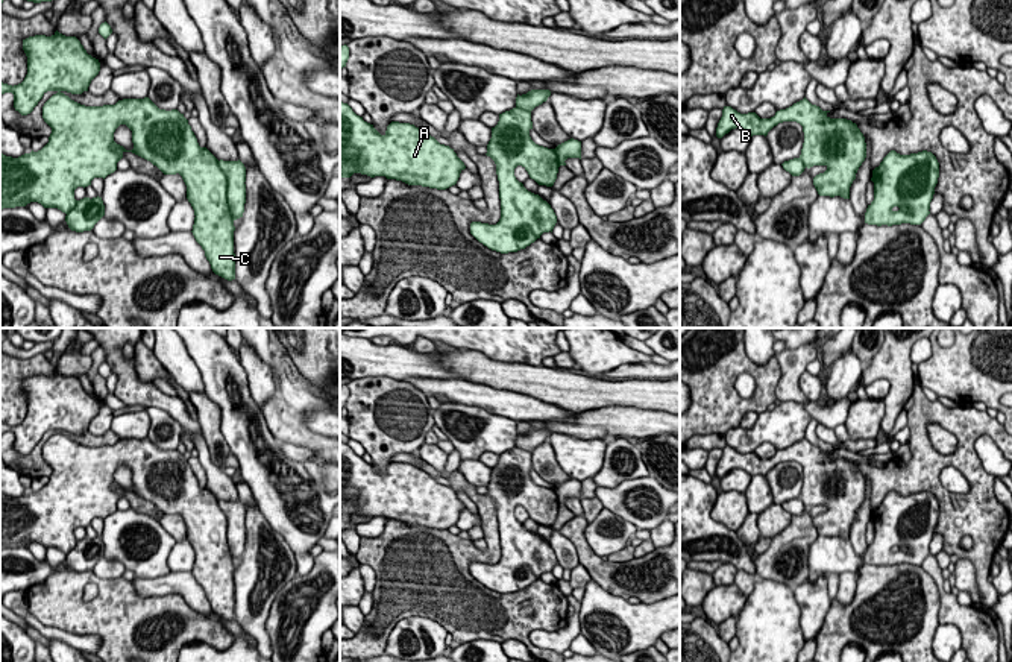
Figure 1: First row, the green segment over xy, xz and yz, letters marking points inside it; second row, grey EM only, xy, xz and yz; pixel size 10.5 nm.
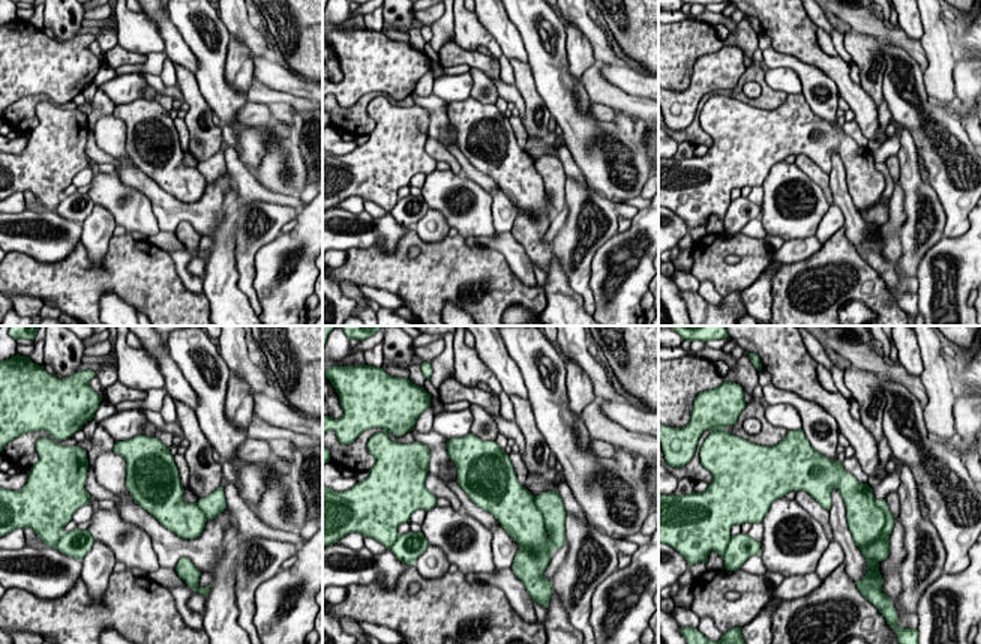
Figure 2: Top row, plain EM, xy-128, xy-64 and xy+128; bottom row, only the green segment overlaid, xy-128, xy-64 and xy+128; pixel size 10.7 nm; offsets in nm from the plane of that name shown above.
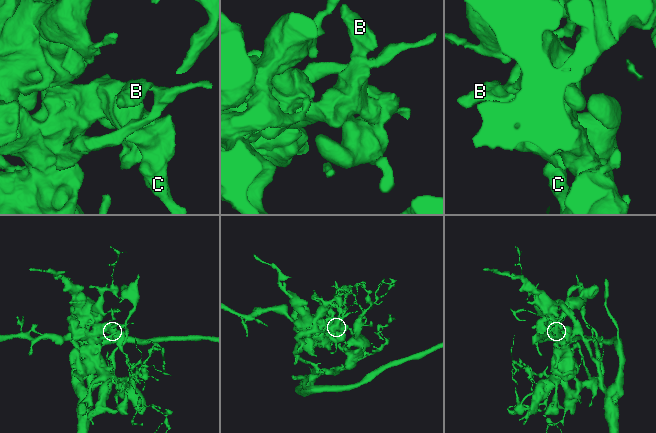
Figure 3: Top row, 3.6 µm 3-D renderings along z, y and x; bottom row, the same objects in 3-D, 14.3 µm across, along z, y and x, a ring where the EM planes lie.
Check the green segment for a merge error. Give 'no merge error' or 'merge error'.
merge error

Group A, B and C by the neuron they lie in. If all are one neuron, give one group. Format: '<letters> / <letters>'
A B / C

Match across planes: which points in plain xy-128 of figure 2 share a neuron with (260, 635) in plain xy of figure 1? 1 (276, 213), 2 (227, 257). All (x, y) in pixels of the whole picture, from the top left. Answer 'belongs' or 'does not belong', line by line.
1: belongs
2: does not belong

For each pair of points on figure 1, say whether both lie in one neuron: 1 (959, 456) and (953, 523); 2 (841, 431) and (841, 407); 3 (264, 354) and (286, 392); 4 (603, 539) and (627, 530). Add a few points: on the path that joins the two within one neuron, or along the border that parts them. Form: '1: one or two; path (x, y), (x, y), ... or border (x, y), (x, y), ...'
1: one; path (974, 472), (976, 500), (970, 506)
2: two; border (844, 422), (833, 428)
3: one; path (272, 363), (282, 374), (284, 383)
4: one; path (609, 538), (622, 536)

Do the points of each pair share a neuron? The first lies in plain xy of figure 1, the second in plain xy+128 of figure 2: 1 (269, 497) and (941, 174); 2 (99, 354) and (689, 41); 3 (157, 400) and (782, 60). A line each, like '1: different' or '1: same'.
1: same
2: same
3: different

